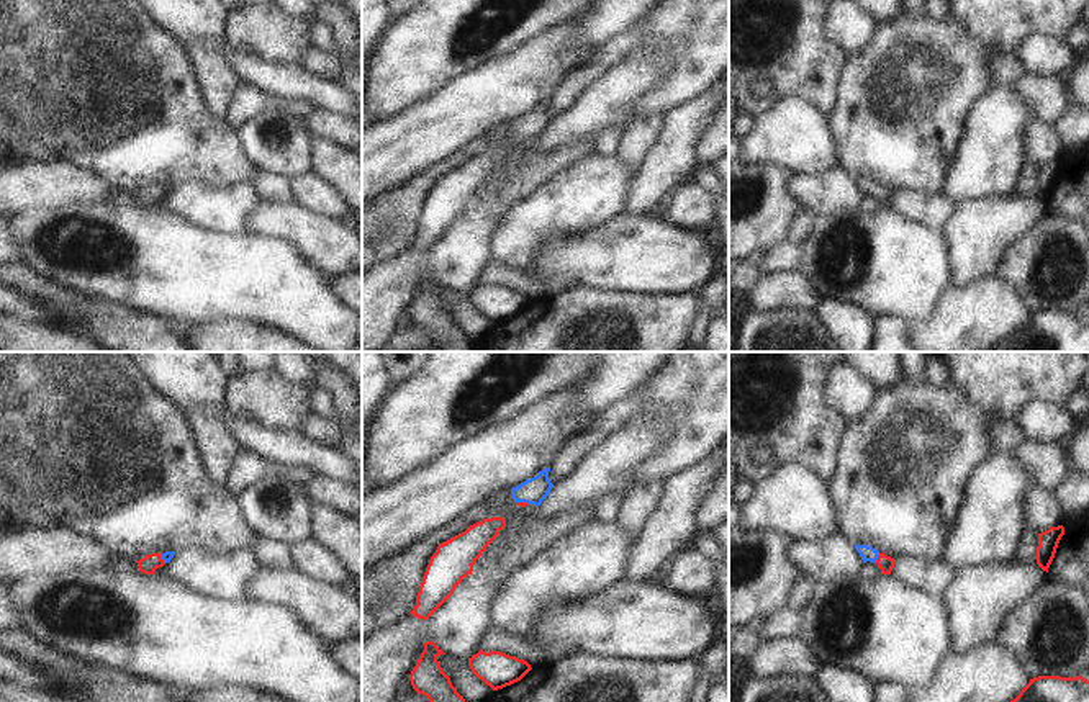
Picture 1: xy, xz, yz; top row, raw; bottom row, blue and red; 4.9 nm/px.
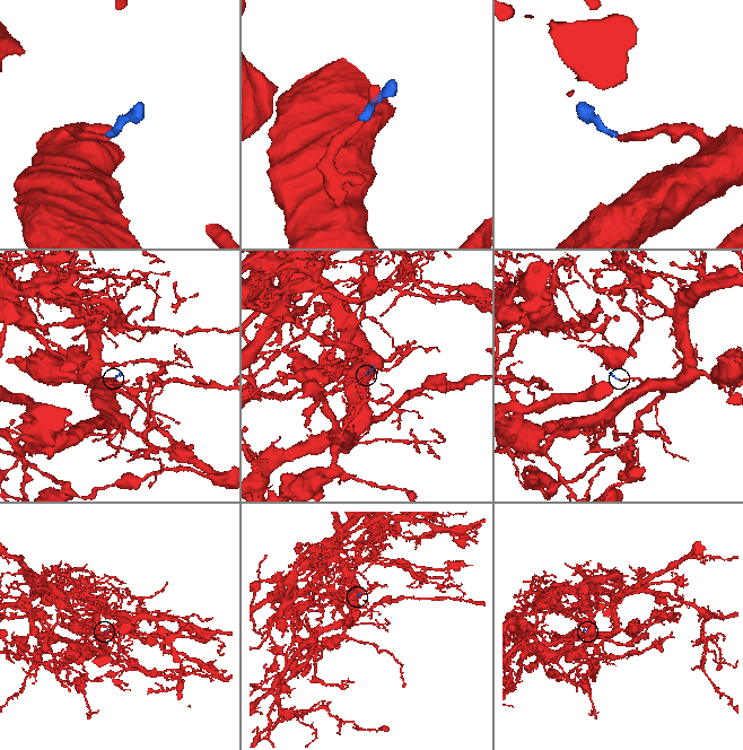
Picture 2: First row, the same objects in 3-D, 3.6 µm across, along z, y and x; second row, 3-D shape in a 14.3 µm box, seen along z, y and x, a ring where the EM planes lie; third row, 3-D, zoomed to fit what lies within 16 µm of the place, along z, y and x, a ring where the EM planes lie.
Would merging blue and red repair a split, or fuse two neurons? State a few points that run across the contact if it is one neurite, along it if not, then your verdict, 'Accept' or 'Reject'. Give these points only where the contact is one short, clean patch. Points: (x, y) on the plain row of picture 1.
Line: yz (868, 187), (876, 192), (885, 197). Accept.

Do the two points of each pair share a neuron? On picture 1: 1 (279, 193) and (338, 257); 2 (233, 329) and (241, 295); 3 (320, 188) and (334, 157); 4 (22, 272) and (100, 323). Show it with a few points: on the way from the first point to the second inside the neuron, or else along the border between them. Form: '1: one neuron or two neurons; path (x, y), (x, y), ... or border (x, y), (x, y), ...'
1: two neurons; border (292, 198), (287, 202), (264, 202)
2: two neurons; border (198, 324), (243, 319), (274, 328)
3: two neurons; border (315, 169), (344, 197)
4: one neuron; path (41, 288), (81, 310)

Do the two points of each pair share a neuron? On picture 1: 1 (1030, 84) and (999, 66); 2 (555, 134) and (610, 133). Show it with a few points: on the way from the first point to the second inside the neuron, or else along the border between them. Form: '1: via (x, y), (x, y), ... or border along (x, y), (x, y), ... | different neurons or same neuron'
1: border along (1027, 74), (1016, 84) | different neurons
2: via (569, 126), (596, 126) | same neuron

